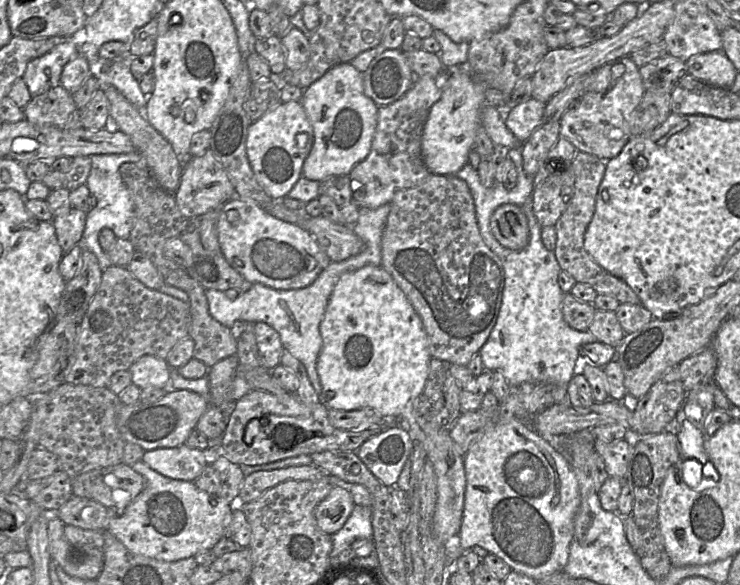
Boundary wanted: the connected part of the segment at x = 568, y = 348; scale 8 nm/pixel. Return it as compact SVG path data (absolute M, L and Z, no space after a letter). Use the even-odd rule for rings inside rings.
M515 147L504 152L513 161L518 173L516 186L512 190L507 190L503 183L497 181L491 187L483 186L478 171L469 162L456 173L458 178L467 183L472 194L480 235L488 248L501 260L504 269L504 286L498 317L487 341L480 349L479 355L484 371L501 373L512 388L523 383L547 384L551 386L551 393L555 402L553 405L568 404L568 384L575 374L581 374L582 362L579 350L581 346L596 342L597 339L588 331L579 332L572 329L563 319L562 299L564 293L558 284L561 268L554 251L546 249L541 239L542 228L533 213L533 181L532 177L526 174L523 169L522 148ZM503 204L515 204L521 207L528 219L529 242L522 250L514 251L503 247L491 232L491 216L497 207Z

